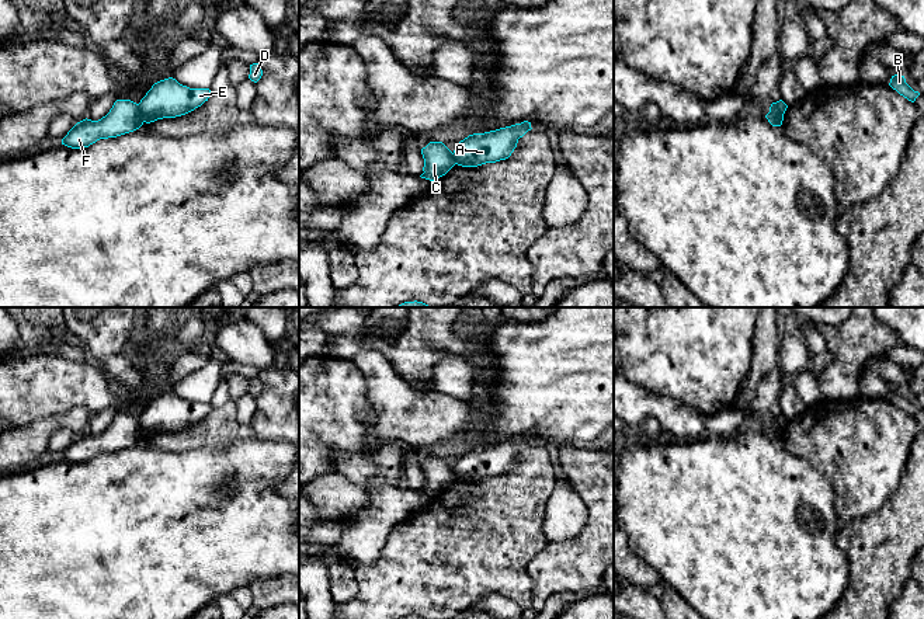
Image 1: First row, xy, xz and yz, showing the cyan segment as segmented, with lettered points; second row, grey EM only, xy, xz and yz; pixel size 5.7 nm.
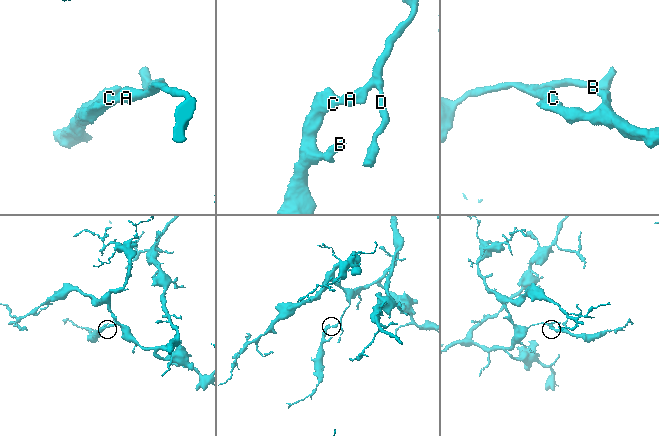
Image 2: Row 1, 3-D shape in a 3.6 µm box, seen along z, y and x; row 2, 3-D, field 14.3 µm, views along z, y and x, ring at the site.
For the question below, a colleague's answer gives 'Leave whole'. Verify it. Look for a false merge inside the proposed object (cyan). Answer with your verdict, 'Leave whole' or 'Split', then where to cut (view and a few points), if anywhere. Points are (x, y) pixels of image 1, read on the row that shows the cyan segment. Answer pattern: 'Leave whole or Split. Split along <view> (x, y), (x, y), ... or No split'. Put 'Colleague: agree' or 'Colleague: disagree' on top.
Colleague: disagree
Split. Split along xy (136, 104), (143, 121)

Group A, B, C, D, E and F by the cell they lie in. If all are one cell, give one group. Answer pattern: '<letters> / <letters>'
A D E / B C F

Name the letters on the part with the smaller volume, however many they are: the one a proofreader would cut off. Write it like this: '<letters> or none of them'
B, C, F

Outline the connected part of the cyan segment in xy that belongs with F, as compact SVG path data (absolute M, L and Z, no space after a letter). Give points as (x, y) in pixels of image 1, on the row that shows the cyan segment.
M117 100L110 112L98 121L77 122L62 139L62 145L83 149L100 139L117 138L143 125L139 105L131 100Z

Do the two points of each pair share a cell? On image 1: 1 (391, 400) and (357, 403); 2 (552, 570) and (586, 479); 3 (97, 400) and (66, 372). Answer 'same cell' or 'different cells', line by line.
1: different cells
2: same cell
3: same cell

